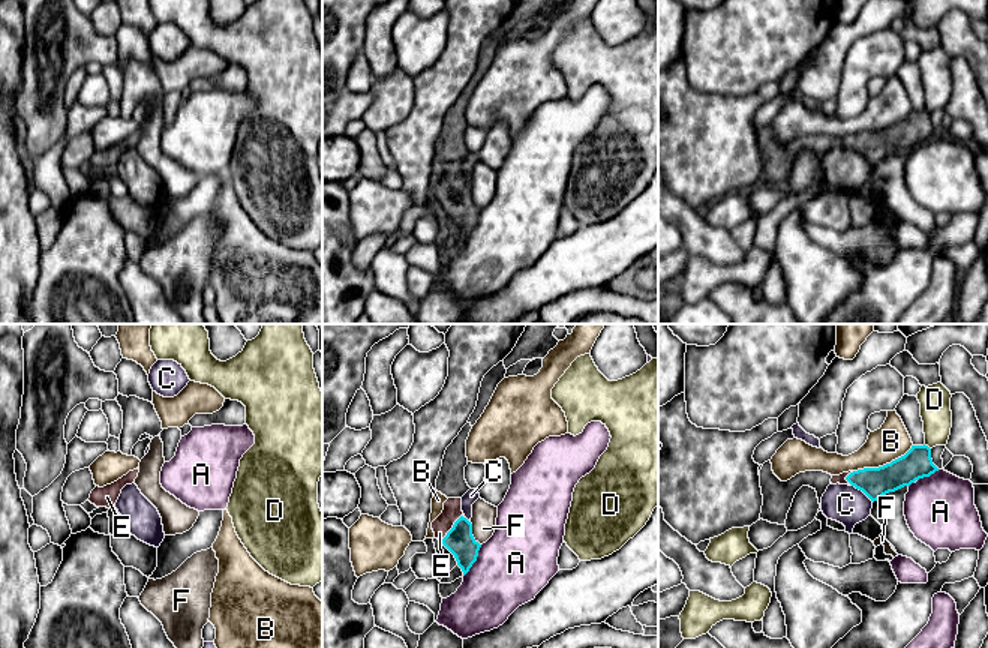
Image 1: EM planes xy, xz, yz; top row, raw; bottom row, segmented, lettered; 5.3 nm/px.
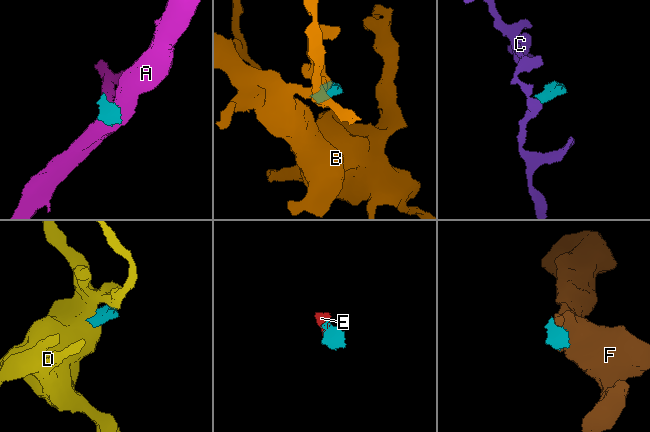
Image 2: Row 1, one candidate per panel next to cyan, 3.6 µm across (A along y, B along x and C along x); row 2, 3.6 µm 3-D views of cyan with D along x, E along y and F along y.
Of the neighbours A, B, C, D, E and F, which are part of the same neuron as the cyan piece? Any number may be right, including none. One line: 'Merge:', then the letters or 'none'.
Merge: E

